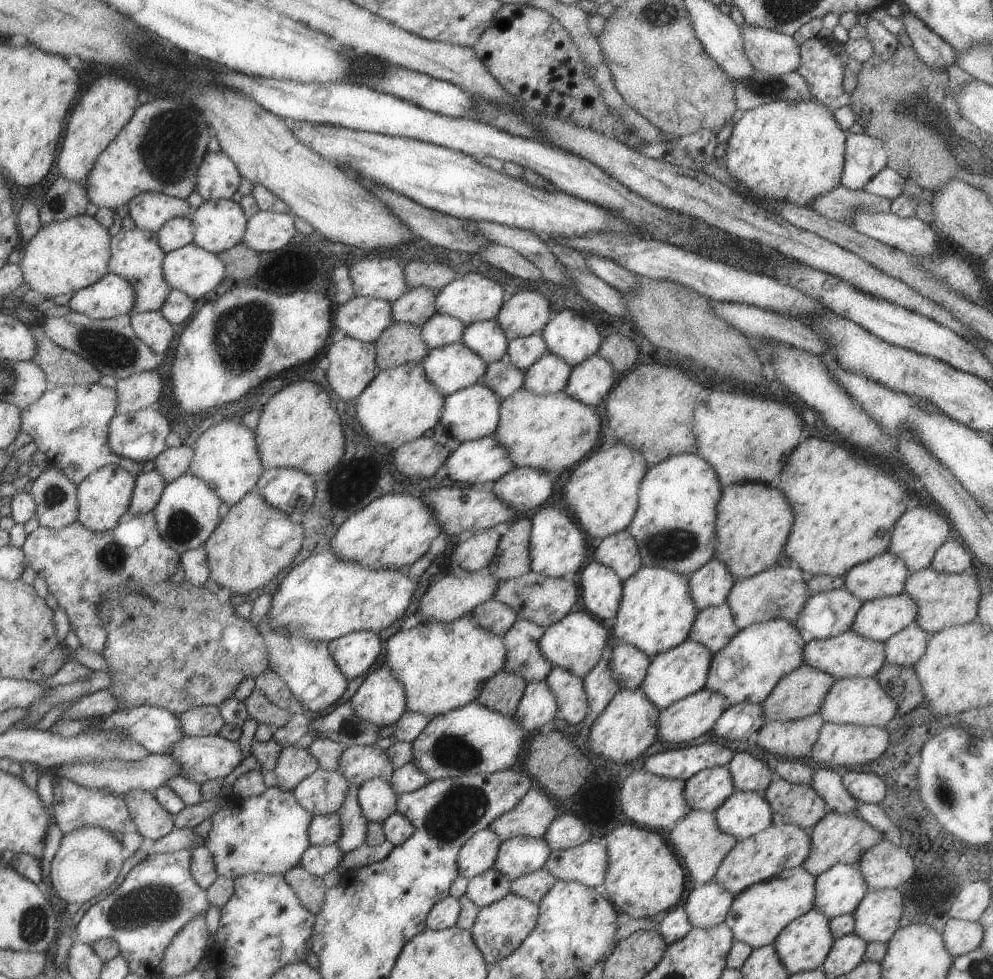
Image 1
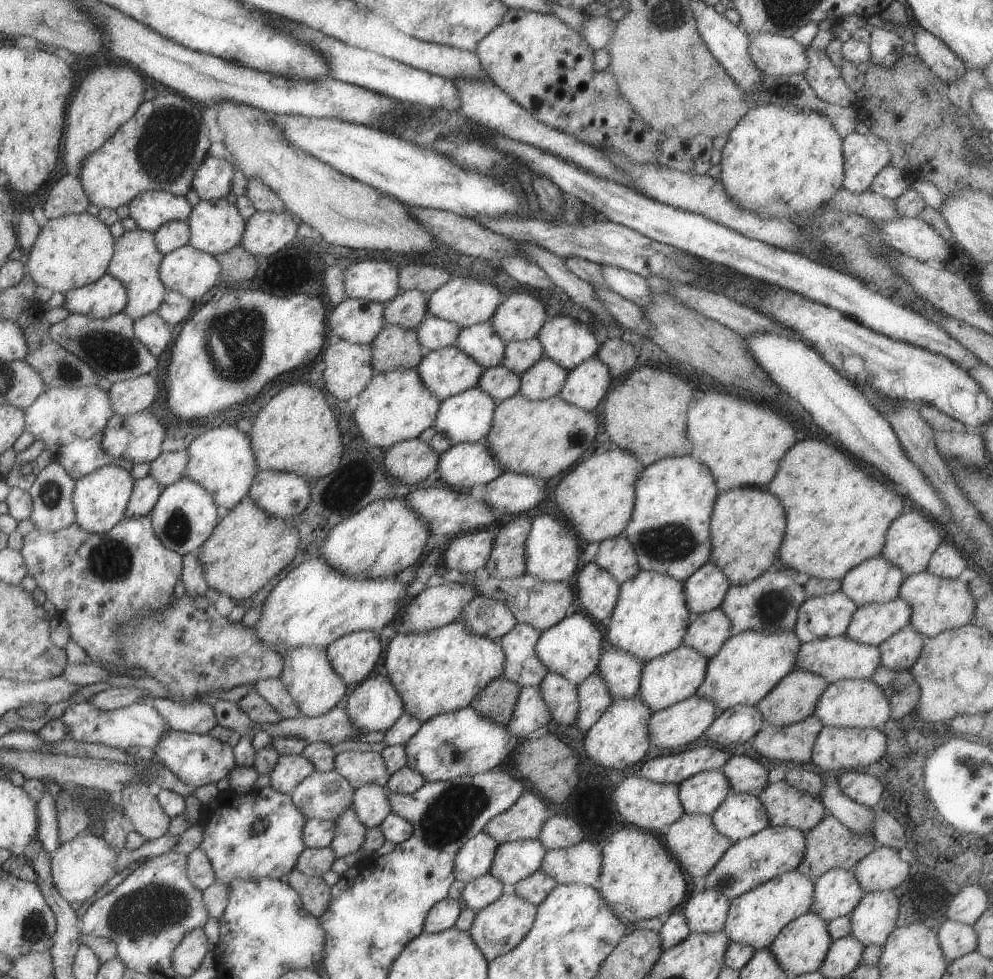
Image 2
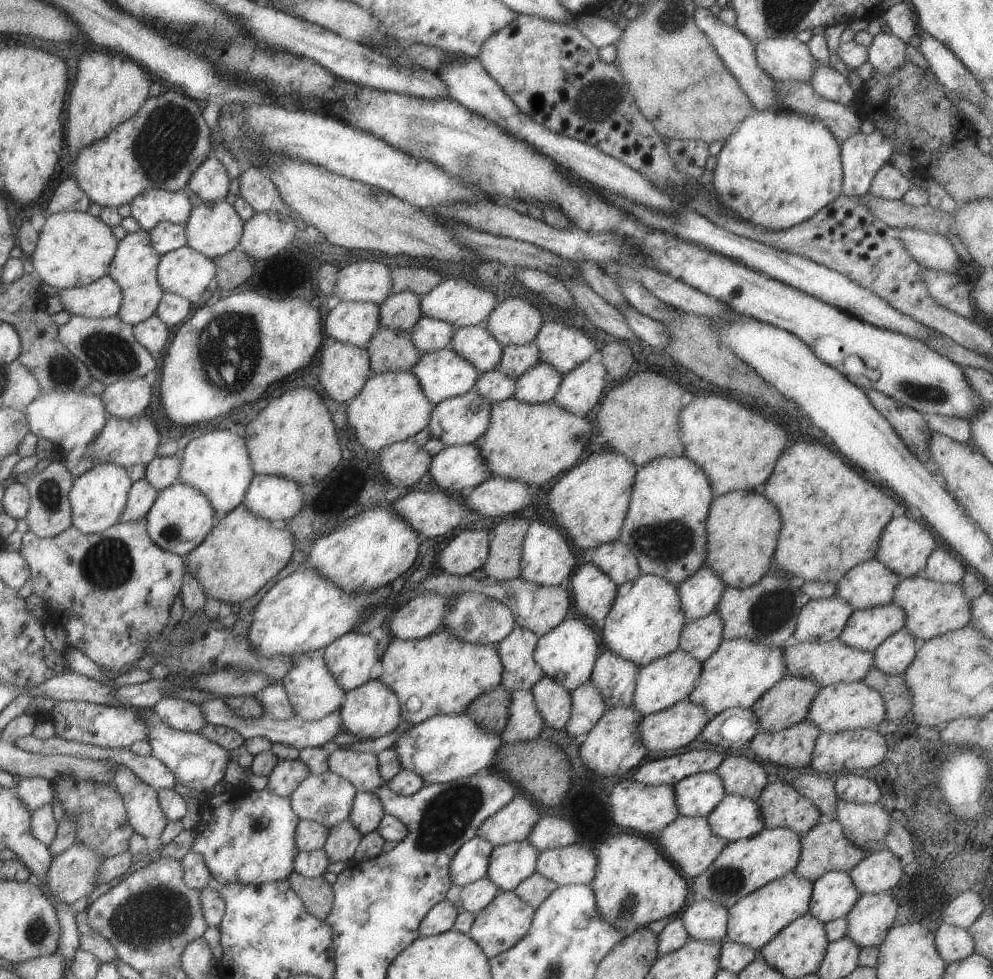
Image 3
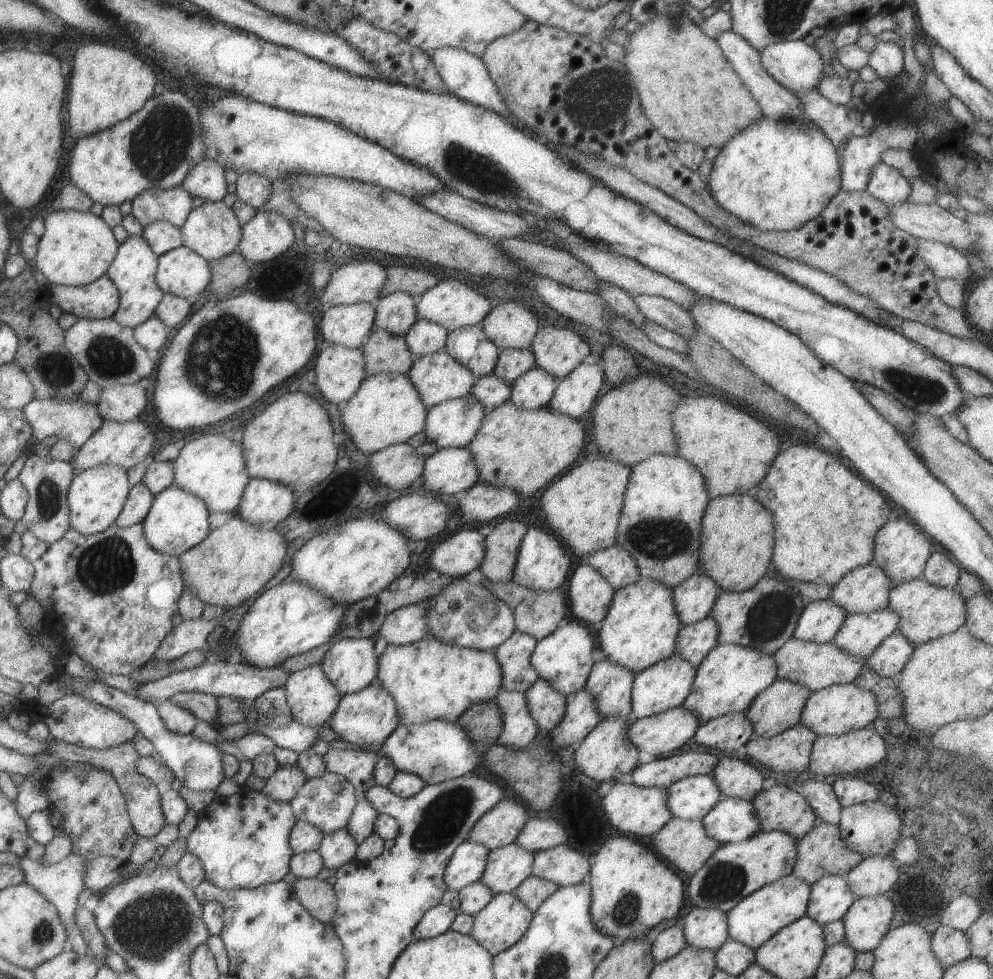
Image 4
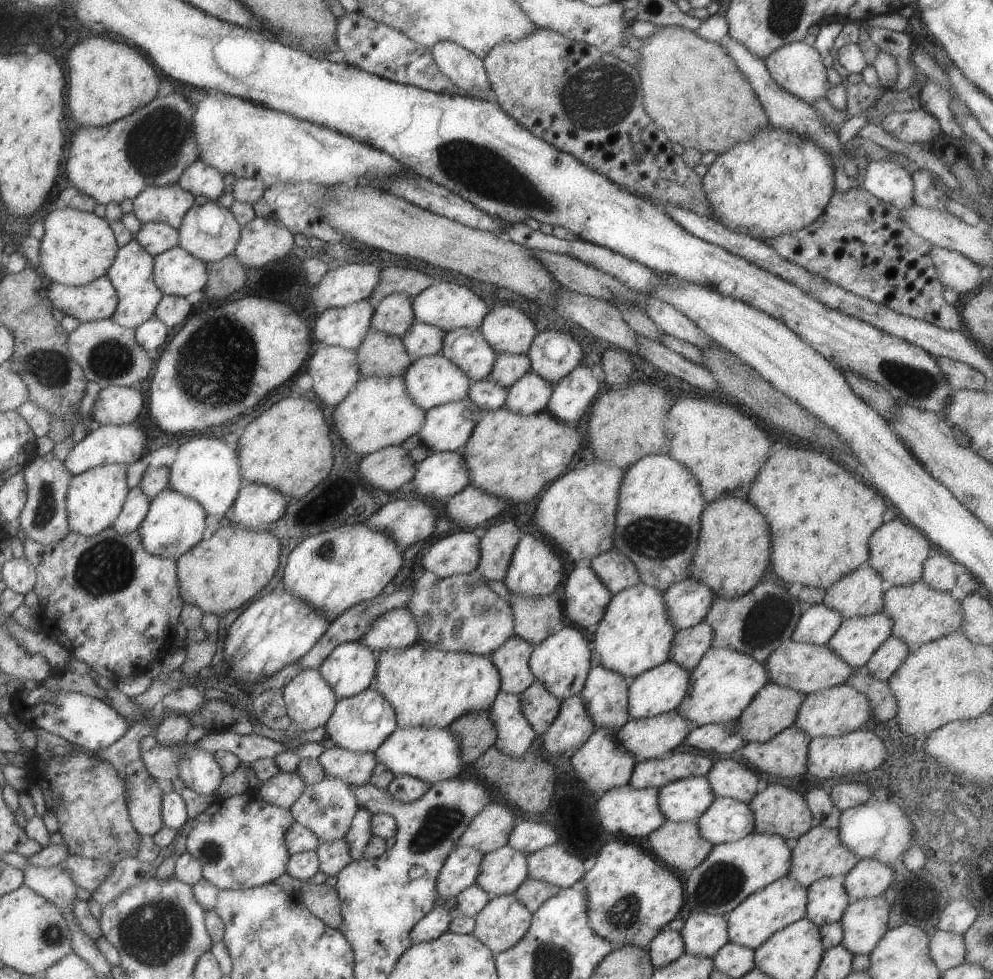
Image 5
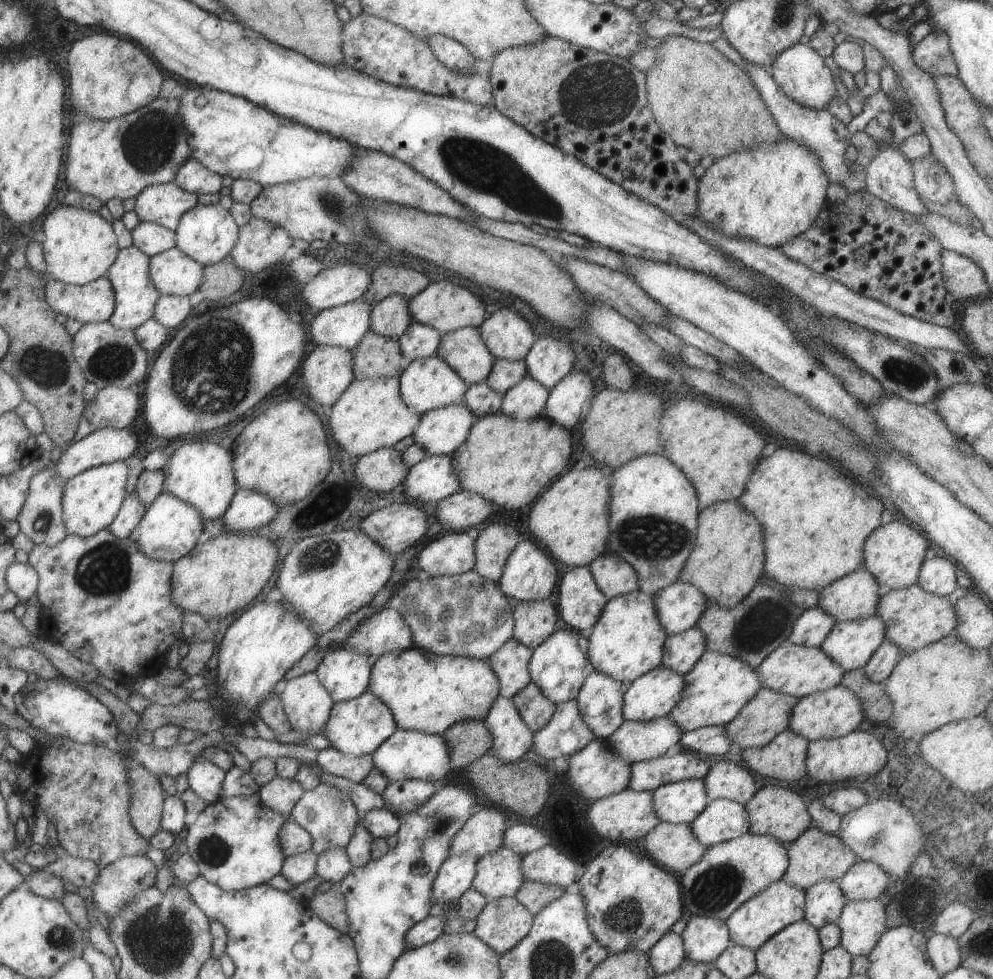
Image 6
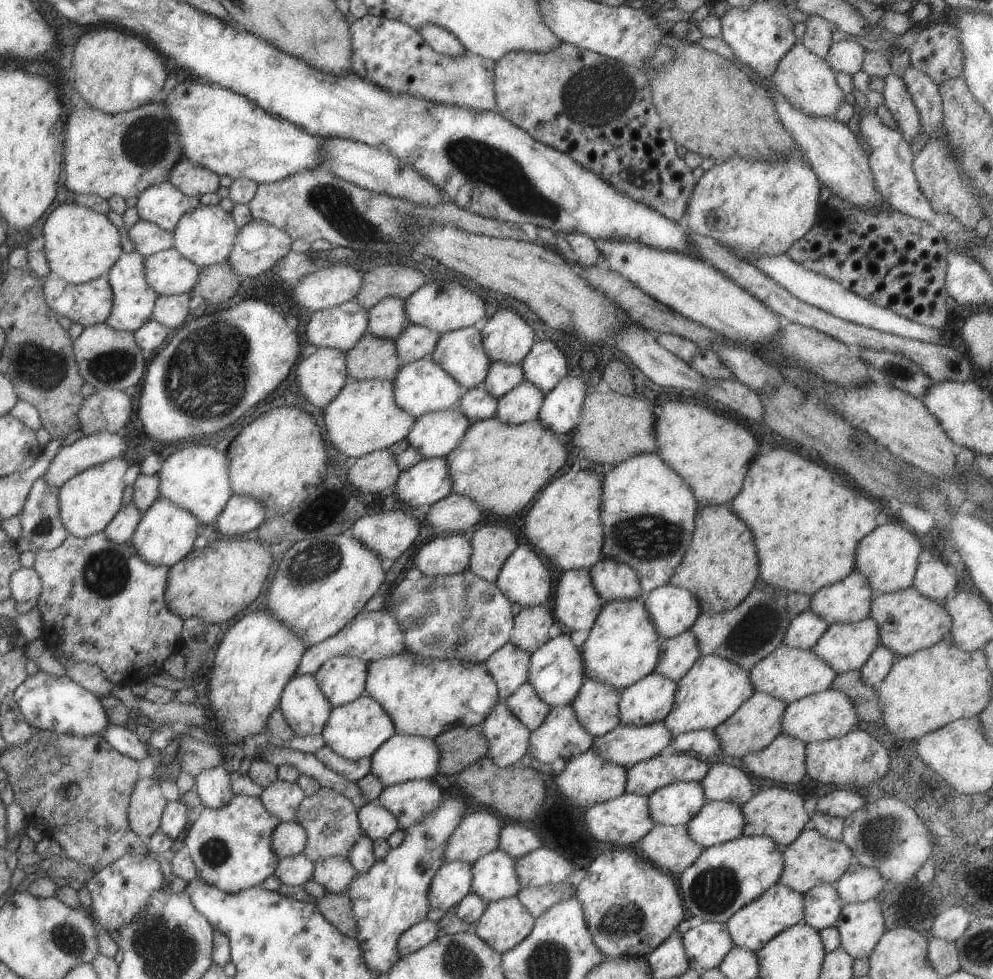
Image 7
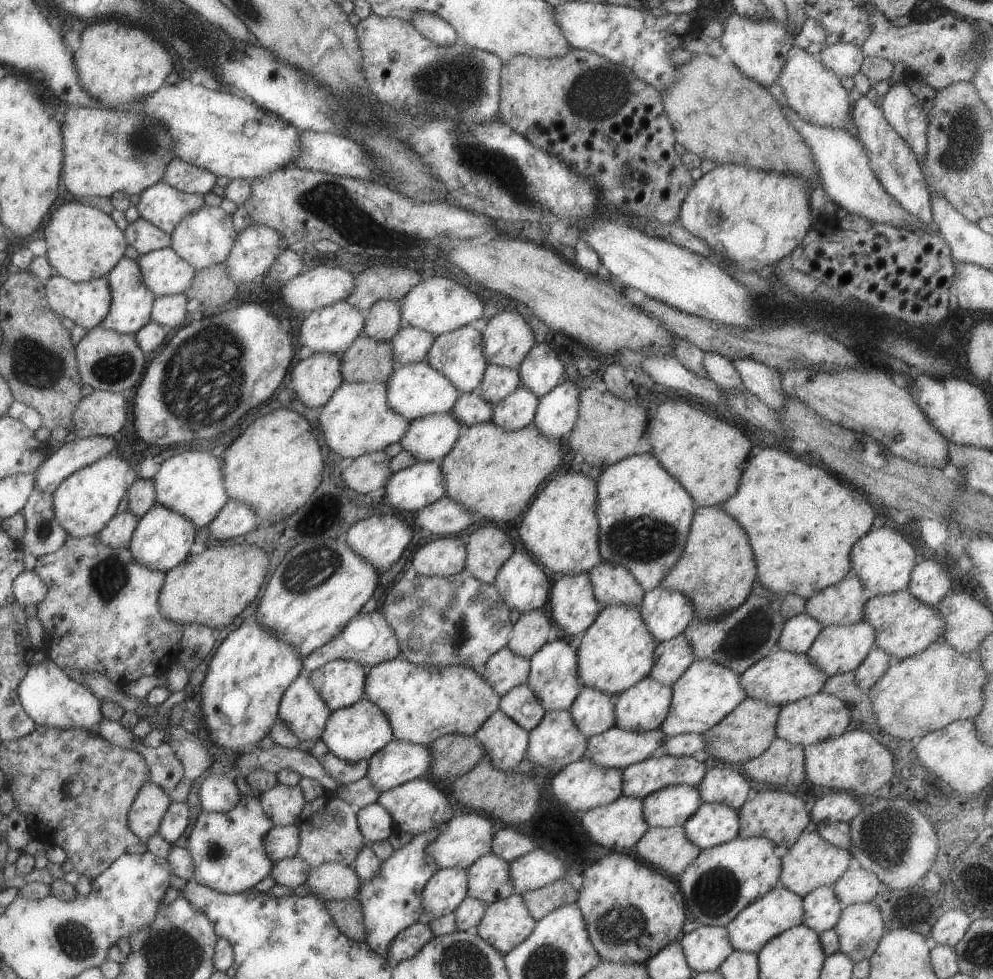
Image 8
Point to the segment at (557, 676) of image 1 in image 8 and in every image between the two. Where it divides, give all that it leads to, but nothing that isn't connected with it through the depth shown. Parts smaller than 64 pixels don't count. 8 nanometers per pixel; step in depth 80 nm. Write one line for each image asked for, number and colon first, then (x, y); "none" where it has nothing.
2: (560, 696)
3: (553, 702)
4: (546, 706)
5: (538, 706)
6: (534, 709)
7: (524, 704)
8: (519, 704)

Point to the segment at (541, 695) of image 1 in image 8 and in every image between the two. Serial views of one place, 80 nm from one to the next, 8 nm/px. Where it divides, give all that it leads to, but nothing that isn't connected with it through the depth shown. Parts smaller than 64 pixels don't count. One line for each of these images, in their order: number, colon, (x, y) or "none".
2: (530, 712)
3: (524, 722)
4: (518, 729)
5: (514, 734)
6: (511, 739)
7: (507, 739)
8: (505, 743)

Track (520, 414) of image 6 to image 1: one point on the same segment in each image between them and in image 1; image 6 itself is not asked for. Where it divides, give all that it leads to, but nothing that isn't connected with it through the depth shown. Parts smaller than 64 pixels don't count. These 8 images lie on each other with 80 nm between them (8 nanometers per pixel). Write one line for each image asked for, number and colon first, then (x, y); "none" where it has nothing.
1: (548, 374)
2: (544, 379)
3: (539, 384)
4: (533, 389)
5: (530, 394)

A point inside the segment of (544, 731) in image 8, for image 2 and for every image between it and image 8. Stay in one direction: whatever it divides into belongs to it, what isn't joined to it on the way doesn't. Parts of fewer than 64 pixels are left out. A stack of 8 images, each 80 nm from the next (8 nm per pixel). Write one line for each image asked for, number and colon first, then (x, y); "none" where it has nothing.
2: (593, 698)
3: (587, 706)
4: (580, 716)
5: (572, 726)
6: (565, 733)
7: (560, 736)

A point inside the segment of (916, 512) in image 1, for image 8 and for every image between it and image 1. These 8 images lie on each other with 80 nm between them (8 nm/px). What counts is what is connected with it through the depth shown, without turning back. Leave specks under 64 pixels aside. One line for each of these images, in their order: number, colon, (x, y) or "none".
2: (910, 539)
3: (905, 543)
4: (900, 550)
5: (896, 551)
6: (893, 553)
7: (887, 557)
8: (882, 560)

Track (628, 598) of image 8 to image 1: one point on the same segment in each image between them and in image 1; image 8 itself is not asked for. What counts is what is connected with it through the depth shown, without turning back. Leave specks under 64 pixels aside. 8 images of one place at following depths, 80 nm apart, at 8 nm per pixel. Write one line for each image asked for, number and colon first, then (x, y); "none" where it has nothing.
1: (619, 551)
2: (615, 555)
3: (613, 558)
4: (614, 564)
5: (614, 570)
6: (613, 576)
7: (612, 580)

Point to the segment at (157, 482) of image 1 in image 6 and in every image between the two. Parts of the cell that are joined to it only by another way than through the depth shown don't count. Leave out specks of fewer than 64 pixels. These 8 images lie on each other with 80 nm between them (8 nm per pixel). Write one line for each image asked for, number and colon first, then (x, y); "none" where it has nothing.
2: (145, 491)
3: (140, 496)
4: (139, 499)
5: (135, 507)
6: (124, 523)

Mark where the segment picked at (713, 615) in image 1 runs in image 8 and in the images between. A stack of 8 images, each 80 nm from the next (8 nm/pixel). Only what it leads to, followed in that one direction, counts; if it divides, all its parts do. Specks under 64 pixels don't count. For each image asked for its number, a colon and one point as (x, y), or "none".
2: (705, 633)
3: (700, 637)
4: (694, 641)
5: (688, 645)
6: (681, 651)
7: (677, 654)
8: (671, 658)

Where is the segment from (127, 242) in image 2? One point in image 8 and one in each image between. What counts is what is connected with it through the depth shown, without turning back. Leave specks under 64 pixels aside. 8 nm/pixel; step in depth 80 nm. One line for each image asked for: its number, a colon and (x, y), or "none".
3: (133, 268)
4: (132, 269)
5: (130, 274)
6: (135, 297)
7: (133, 300)
8: (131, 302)

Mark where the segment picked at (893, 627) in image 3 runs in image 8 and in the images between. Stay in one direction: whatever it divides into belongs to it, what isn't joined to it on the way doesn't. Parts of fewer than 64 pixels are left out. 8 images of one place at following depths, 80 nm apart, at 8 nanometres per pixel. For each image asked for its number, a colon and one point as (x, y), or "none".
4: (860, 633)
5: (856, 639)
6: (850, 643)
7: (845, 647)
8: (838, 649)

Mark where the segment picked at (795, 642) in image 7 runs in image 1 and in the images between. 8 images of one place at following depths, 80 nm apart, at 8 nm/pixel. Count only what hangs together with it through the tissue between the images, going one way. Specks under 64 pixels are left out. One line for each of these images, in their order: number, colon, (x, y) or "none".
1: (825, 614)
2: (826, 616)
3: (819, 620)
4: (819, 621)
5: (817, 623)
6: (811, 627)

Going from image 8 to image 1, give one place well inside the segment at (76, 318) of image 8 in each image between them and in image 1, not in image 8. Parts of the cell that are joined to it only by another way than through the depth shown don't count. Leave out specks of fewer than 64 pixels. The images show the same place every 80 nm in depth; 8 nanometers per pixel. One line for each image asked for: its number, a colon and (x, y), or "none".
1: (111, 296)
2: (105, 297)
3: (102, 298)
4: (98, 300)
5: (97, 300)
6: (93, 302)
7: (89, 303)

